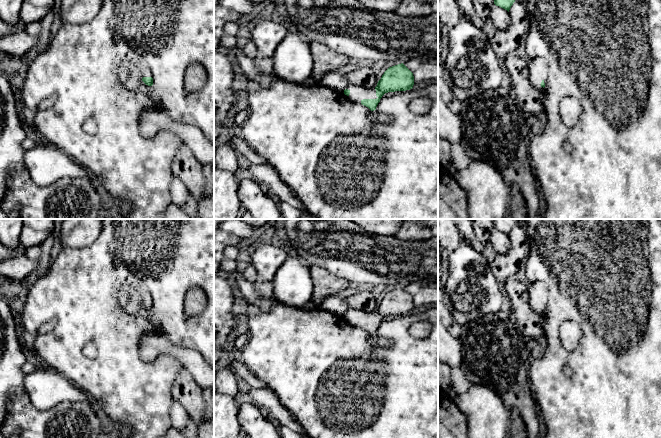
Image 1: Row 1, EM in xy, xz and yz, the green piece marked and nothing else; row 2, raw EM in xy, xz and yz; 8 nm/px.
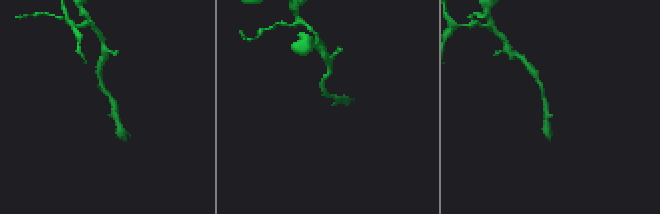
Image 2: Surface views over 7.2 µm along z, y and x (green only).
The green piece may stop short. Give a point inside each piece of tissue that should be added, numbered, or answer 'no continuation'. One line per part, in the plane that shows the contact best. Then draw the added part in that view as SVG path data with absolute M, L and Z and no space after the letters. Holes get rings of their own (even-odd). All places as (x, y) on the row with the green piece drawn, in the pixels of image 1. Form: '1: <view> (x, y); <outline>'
1: xz (357, 93); M348 85L347 88L350 91L348 98L355 103L361 104L363 99L376 99L376 90L373 88L359 87L355 85Z

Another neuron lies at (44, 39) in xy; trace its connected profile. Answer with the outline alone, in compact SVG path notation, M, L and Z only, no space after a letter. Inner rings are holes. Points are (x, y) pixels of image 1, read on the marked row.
M53 10L40 20L41 34L38 37L38 48L45 49L51 41L51 26L54 20Z

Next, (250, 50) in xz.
M249 40L246 43L246 45L243 47L242 51L247 57L249 57L251 59L255 60L257 57L258 50L257 50L257 47L252 40Z

